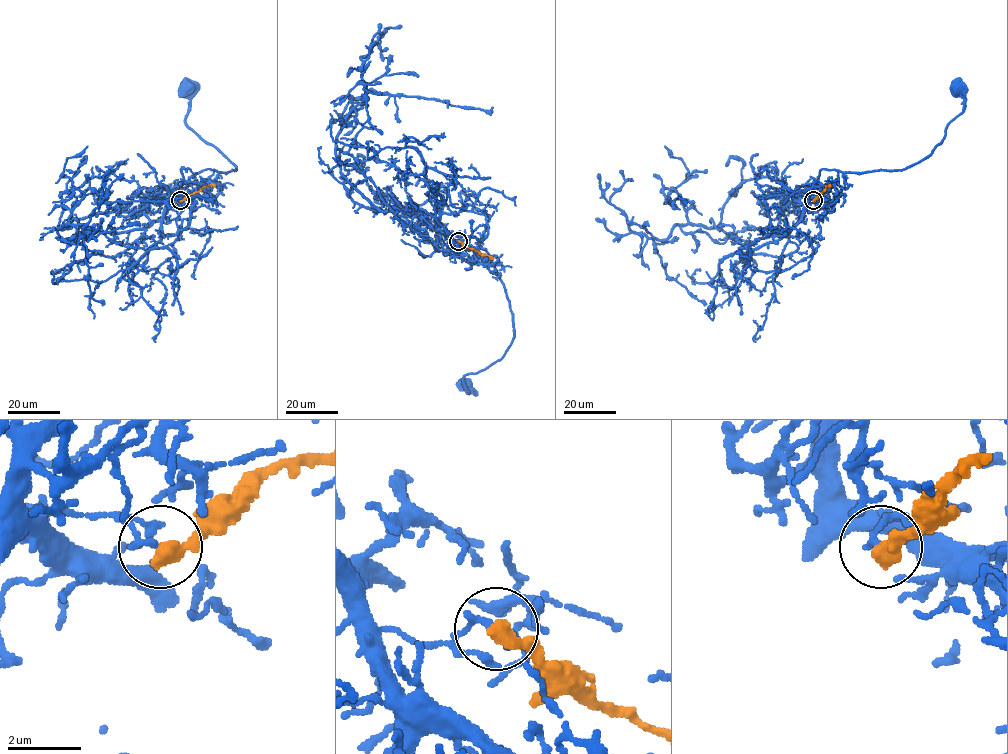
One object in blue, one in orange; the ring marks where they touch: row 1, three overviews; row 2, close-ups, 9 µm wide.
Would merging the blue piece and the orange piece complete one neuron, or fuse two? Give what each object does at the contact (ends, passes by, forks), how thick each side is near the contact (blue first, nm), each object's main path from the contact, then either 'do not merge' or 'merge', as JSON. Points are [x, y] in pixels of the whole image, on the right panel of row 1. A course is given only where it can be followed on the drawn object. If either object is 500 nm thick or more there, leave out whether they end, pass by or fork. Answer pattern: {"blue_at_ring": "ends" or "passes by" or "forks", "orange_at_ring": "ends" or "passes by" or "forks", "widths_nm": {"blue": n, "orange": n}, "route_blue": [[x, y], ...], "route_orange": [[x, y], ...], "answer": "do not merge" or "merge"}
{"blue_at_ring": "ends", "orange_at_ring": "ends", "widths_nm": {"blue": 180, "orange": 440}, "route_blue": [[813, 200], [810, 190], [822, 169], [905, 169], [926, 158], [964, 109], [956, 87]], "route_orange": [[813, 200], [828, 185], [832, 186]], "answer": "do not merge"}

